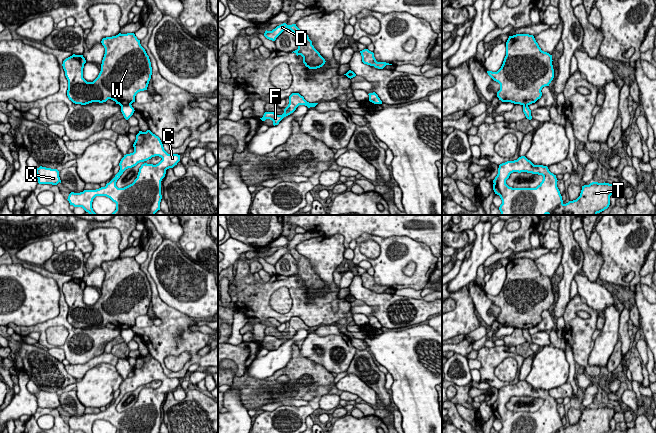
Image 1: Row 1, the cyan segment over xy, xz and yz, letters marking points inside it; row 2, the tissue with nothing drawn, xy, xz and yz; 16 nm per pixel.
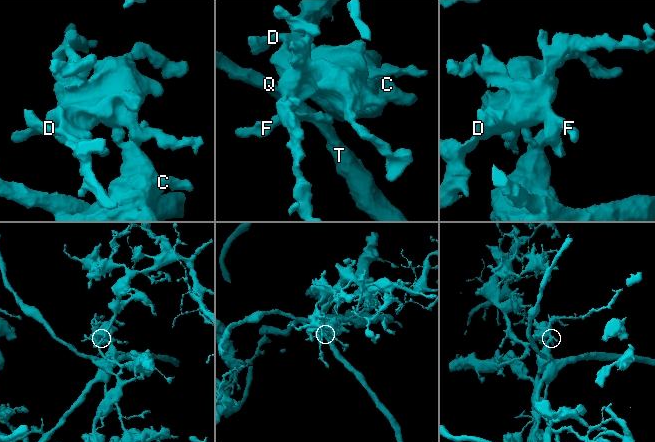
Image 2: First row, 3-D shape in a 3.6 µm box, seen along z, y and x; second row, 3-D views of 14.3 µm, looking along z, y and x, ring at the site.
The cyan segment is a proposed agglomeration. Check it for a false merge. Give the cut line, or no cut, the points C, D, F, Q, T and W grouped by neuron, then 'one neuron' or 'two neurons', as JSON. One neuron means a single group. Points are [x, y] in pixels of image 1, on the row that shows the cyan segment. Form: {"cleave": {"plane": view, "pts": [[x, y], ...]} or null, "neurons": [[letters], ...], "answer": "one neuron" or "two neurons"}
{"cleave": {"plane": "xy", "pts": [[130, 103], [121, 106]]}, "neurons": [["C"], ["D", "F", "Q", "T", "W"]], "answer": "two neurons"}

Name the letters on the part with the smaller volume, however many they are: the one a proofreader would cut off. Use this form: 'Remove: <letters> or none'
Remove: C

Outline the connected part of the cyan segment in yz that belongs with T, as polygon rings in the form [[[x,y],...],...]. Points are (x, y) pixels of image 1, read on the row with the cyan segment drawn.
[[[605,182],[584,185],[576,200],[561,204],[548,215],[597,215],[609,207],[615,188],[613,184]]]

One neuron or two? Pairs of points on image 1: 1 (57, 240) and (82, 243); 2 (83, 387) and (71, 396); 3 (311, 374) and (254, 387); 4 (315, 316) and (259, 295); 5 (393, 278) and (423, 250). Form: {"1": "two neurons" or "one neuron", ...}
{"1": "one neuron", "2": "two neurons", "3": "one neuron", "4": "one neuron", "5": "one neuron"}

